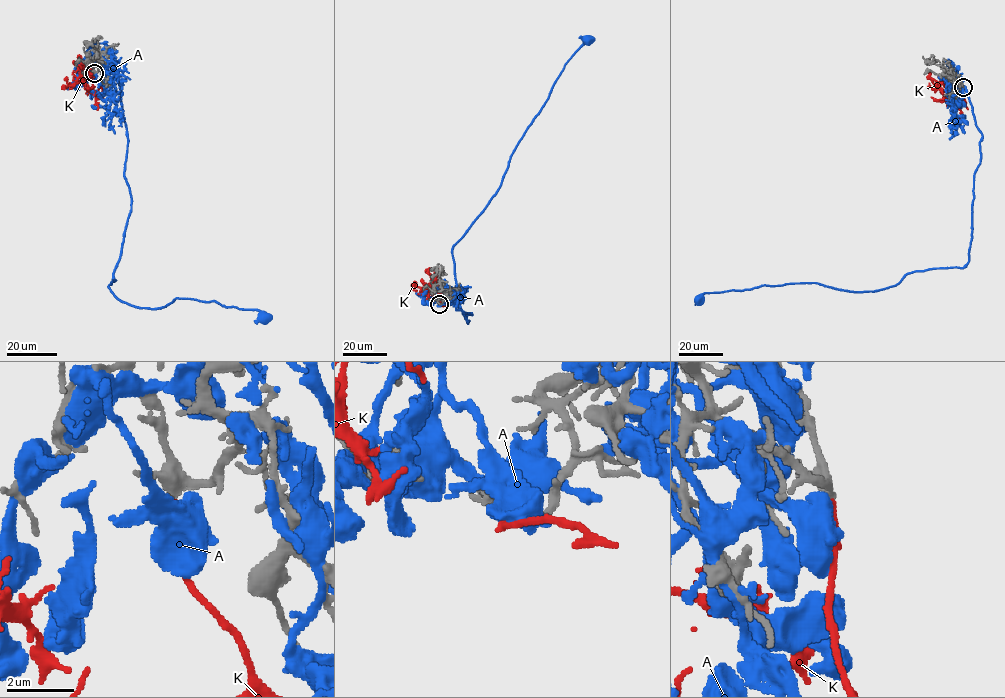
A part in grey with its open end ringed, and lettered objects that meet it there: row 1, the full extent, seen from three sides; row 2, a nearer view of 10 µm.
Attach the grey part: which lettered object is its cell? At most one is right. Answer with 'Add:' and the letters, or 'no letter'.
Add: K

